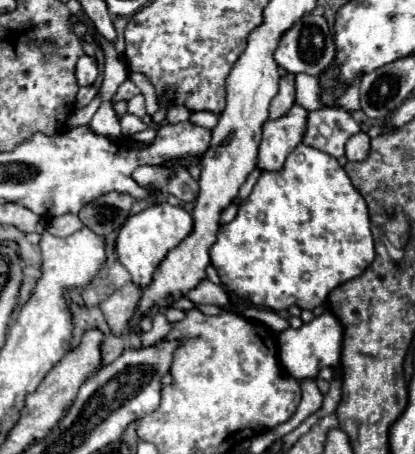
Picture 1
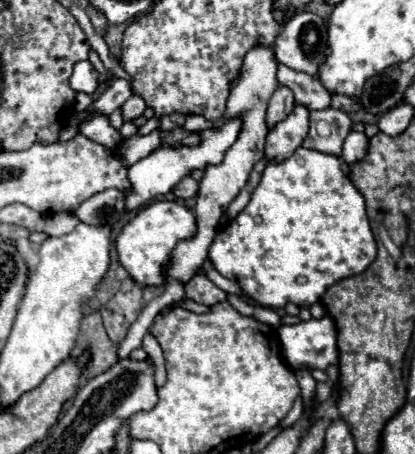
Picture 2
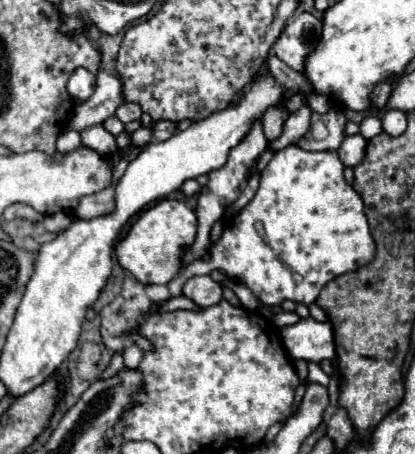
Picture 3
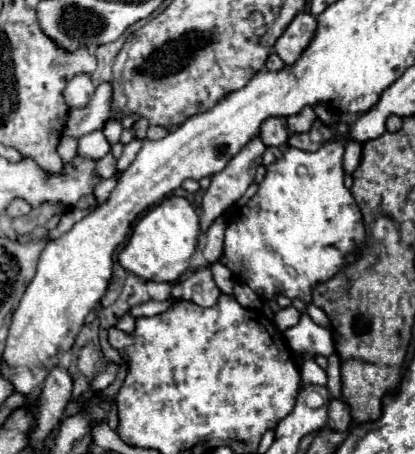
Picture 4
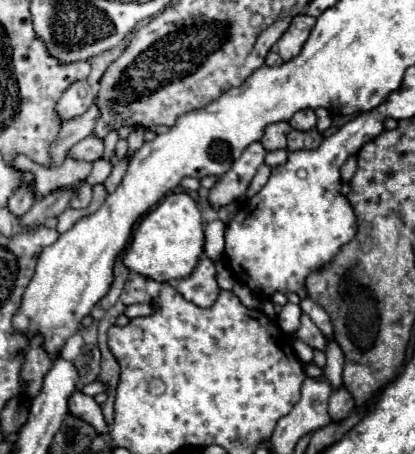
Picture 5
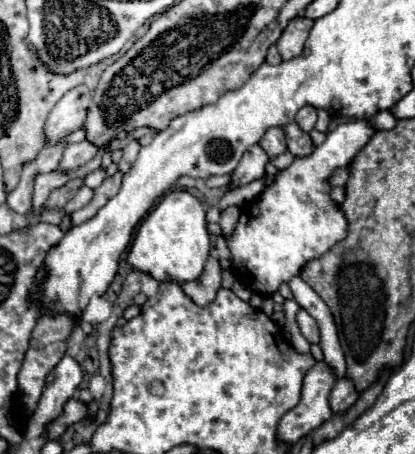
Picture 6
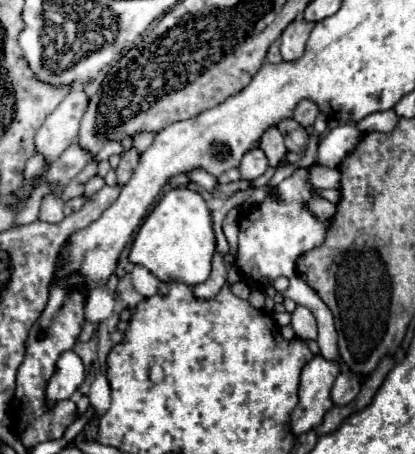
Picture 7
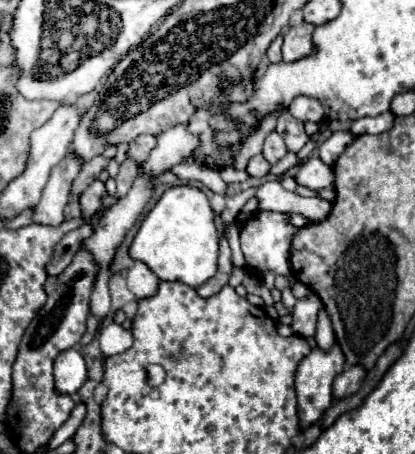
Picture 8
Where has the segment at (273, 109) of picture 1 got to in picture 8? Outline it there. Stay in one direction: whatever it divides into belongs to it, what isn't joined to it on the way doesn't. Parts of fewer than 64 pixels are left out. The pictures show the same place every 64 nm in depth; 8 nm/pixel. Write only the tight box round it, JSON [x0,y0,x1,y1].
[262,132,286,164]

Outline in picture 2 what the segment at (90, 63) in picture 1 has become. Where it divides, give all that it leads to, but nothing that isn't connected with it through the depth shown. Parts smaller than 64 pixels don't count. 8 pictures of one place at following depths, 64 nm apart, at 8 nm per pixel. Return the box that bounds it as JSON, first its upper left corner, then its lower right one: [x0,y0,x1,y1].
[70,62,98,96]

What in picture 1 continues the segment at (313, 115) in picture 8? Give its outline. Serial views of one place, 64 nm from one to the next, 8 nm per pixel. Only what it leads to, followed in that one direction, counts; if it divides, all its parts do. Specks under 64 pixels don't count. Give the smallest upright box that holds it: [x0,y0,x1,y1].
[258,104,308,170]

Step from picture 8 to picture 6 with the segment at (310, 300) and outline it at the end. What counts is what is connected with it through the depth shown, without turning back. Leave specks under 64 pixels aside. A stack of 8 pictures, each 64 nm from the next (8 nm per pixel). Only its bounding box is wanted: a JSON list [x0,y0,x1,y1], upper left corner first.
[296,310,320,344]

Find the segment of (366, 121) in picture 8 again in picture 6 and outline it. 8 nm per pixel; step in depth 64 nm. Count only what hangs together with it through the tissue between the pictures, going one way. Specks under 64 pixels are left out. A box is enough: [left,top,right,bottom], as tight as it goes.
[368,110,396,130]

